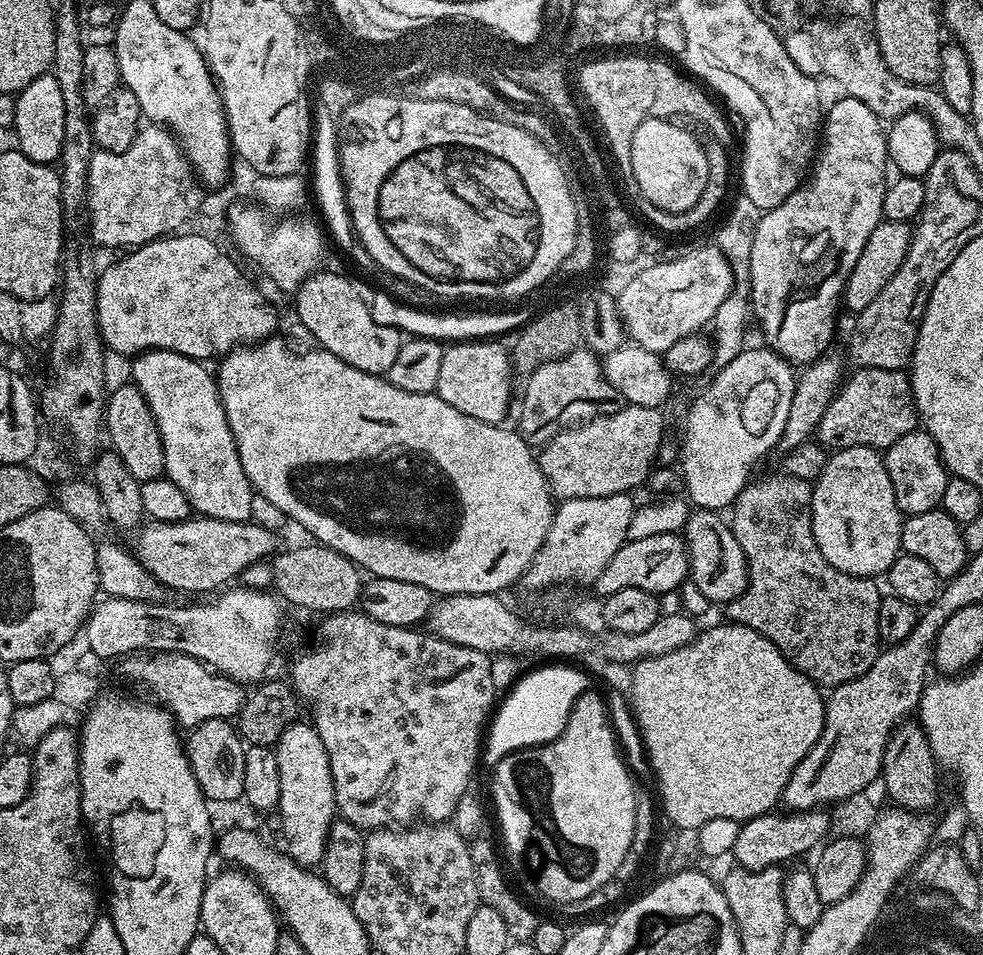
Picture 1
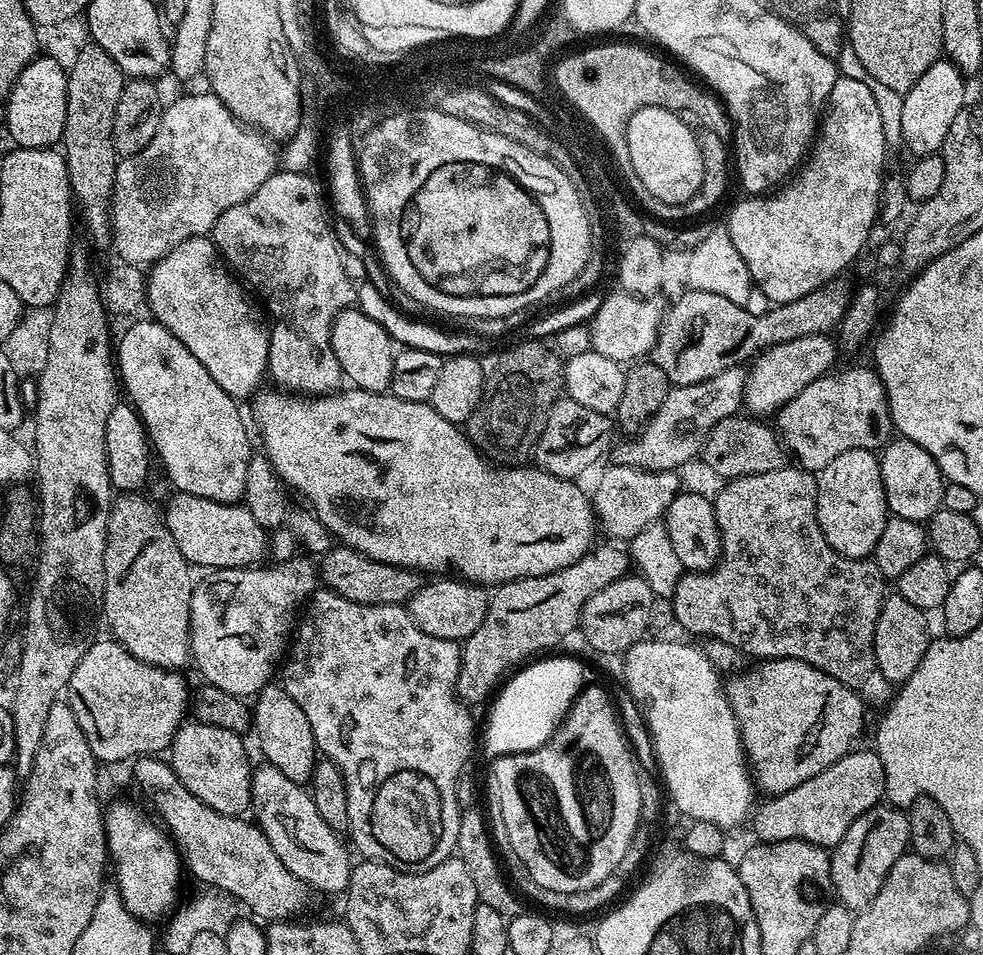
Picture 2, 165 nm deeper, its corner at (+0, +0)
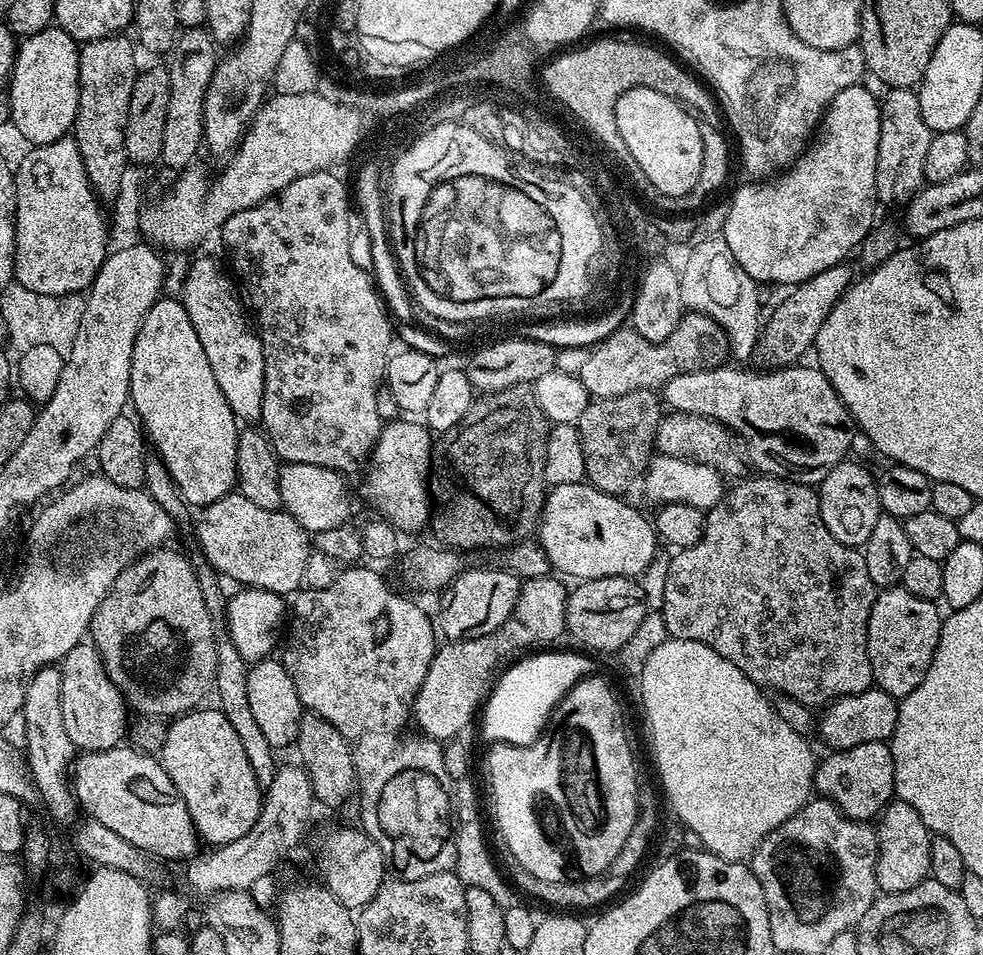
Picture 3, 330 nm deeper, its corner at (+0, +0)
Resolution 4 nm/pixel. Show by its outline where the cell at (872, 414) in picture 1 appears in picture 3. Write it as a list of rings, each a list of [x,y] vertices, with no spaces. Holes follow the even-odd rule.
[[[721,366],[718,368],[707,368],[706,370],[698,370],[697,372],[691,372],[690,374],[678,374],[674,378],[670,378],[670,382],[664,385],[662,389],[662,400],[665,405],[671,411],[683,412],[685,416],[705,416],[711,420],[717,420],[719,424],[724,425],[729,432],[735,434],[748,447],[746,451],[746,460],[749,465],[752,464],[756,467],[757,473],[765,476],[777,476],[783,480],[793,480],[799,484],[810,484],[818,486],[824,481],[824,475],[828,470],[834,467],[836,464],[841,463],[845,459],[844,456],[852,448],[852,439],[858,436],[858,429],[856,427],[856,419],[850,414],[850,410],[836,395],[834,386],[820,371],[819,367],[811,366],[812,368],[800,368],[804,366],[780,366],[775,370],[764,370],[768,372],[747,372],[747,367],[744,366],[732,366],[736,368],[728,368],[729,366]]]

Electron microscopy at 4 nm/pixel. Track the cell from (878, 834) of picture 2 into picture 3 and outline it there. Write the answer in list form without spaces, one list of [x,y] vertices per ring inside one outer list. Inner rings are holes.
[[[893,799],[880,813],[875,825],[876,841],[876,887],[881,893],[910,890],[930,876],[930,842],[933,833],[929,832],[926,822],[905,800]]]

